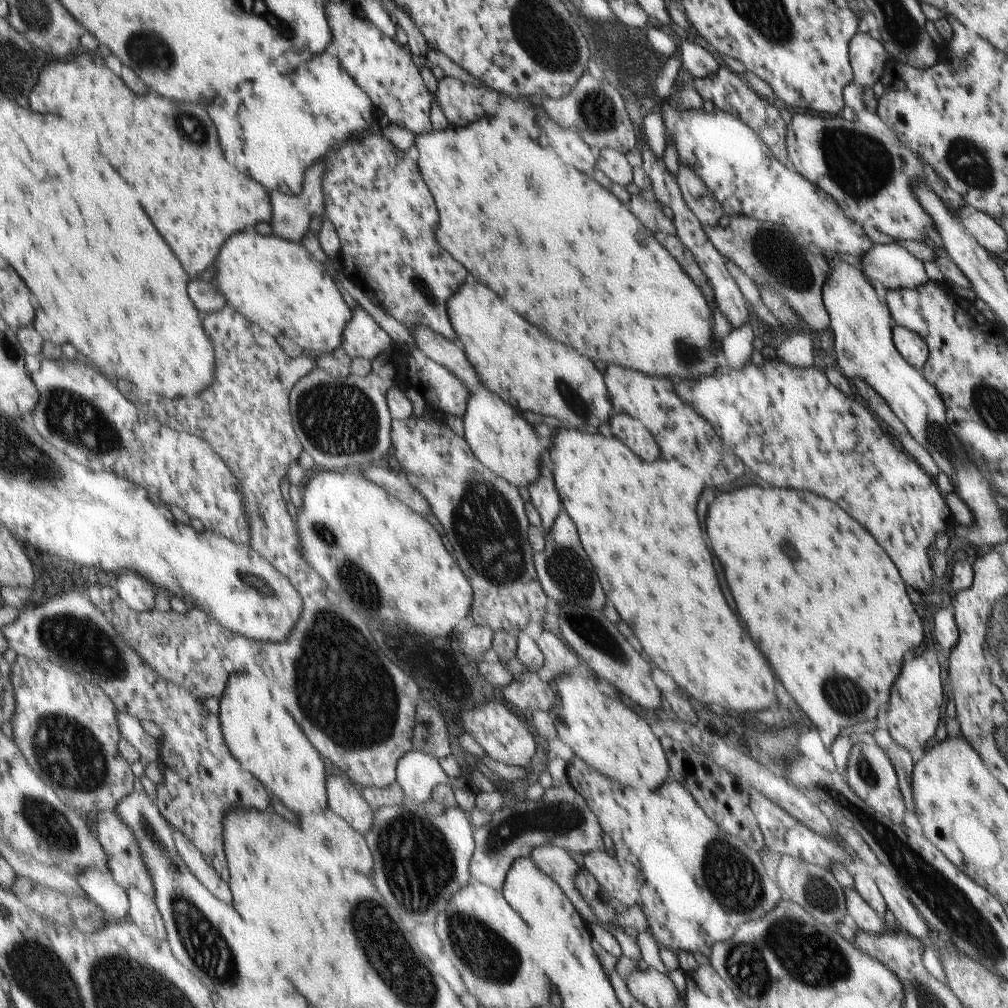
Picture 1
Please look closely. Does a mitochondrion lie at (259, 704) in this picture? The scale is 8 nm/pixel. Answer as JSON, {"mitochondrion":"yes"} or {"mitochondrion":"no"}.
{"mitochondrion":"no"}

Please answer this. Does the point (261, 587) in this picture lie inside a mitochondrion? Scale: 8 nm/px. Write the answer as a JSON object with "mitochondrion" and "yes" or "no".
{"mitochondrion":"yes"}

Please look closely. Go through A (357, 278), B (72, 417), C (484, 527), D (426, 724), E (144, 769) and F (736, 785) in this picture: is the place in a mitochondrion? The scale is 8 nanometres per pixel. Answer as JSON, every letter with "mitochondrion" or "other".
{"A":"other","B":"mitochondrion","C":"mitochondrion","D":"mitochondrion","E":"other","F":"other"}

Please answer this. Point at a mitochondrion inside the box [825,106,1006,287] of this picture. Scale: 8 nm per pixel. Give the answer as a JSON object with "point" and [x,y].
{"point":[974,163]}

